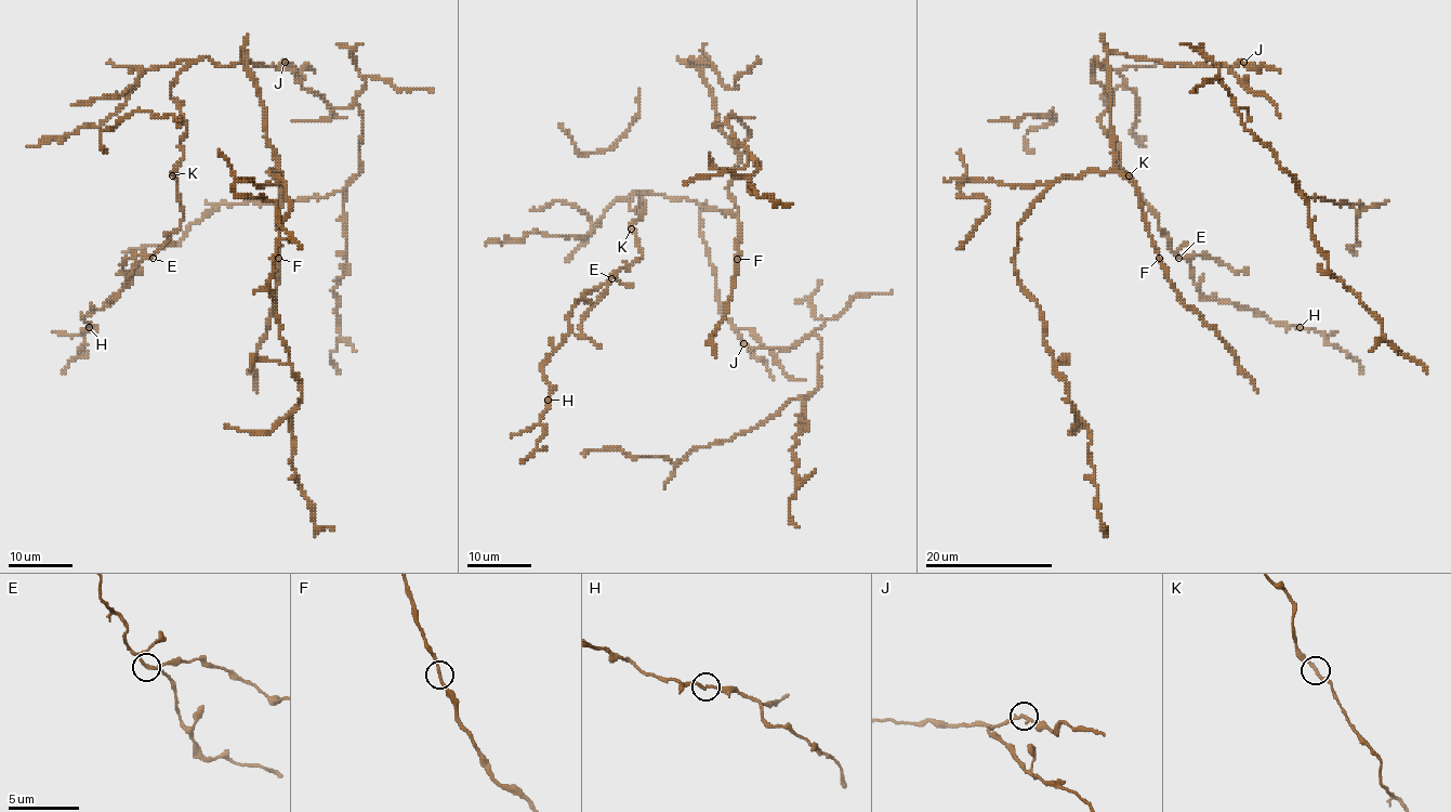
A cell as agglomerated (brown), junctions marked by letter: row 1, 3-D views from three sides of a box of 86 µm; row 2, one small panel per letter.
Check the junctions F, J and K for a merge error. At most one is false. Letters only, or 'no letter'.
no letter

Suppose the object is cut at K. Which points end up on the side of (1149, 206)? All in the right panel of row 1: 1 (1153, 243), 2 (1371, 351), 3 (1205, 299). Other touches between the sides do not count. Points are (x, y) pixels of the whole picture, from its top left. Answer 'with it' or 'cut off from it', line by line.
1: cut off from it
2: cut off from it
3: with it

